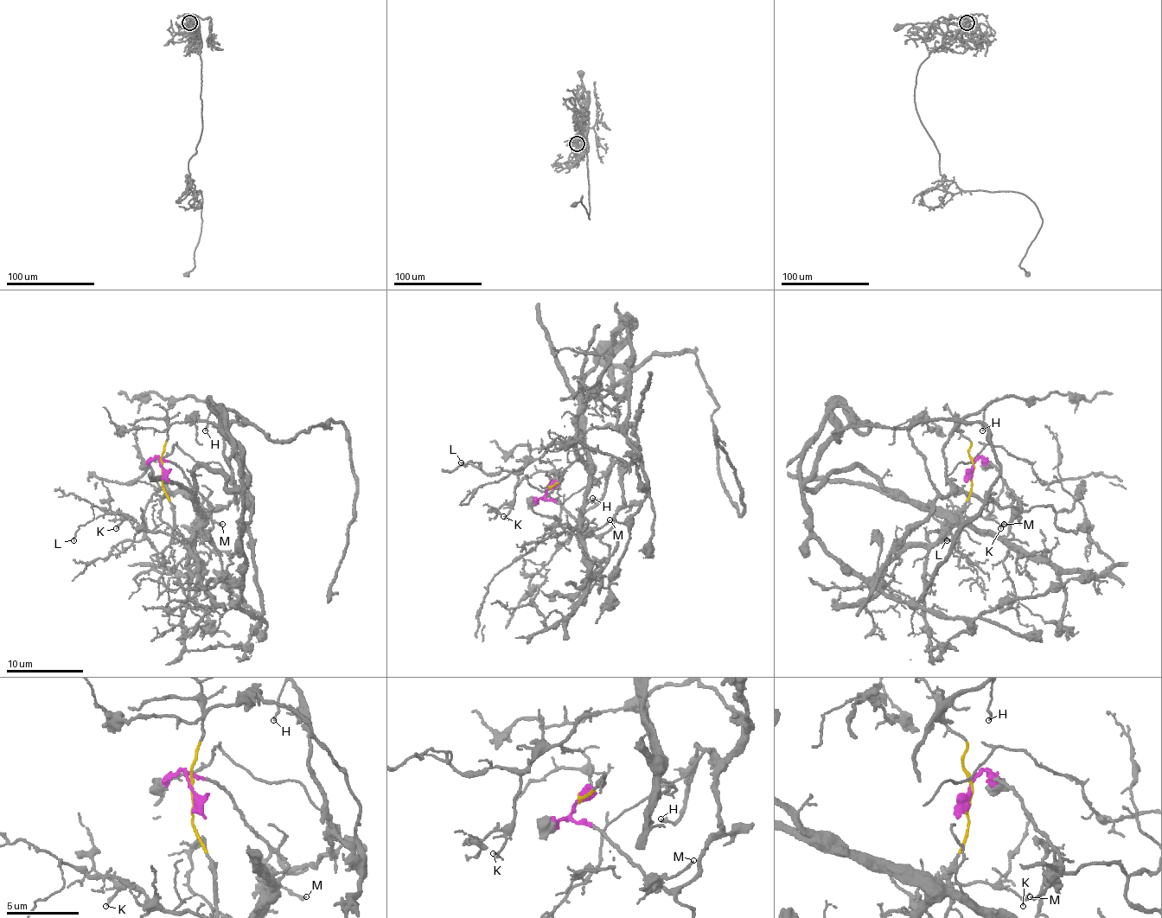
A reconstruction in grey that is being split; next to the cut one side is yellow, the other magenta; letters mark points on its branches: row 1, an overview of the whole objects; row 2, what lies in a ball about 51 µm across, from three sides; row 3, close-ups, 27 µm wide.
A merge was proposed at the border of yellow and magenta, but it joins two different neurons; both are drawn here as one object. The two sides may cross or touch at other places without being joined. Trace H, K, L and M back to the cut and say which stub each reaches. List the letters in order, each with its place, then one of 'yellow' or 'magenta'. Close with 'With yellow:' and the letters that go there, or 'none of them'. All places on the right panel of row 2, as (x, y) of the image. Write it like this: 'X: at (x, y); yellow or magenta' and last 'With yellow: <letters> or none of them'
H: at (982, 430); magenta
K: at (1000, 528); yellow
L: at (947, 540); yellow
M: at (1004, 524); magenta
With yellow: K, L

